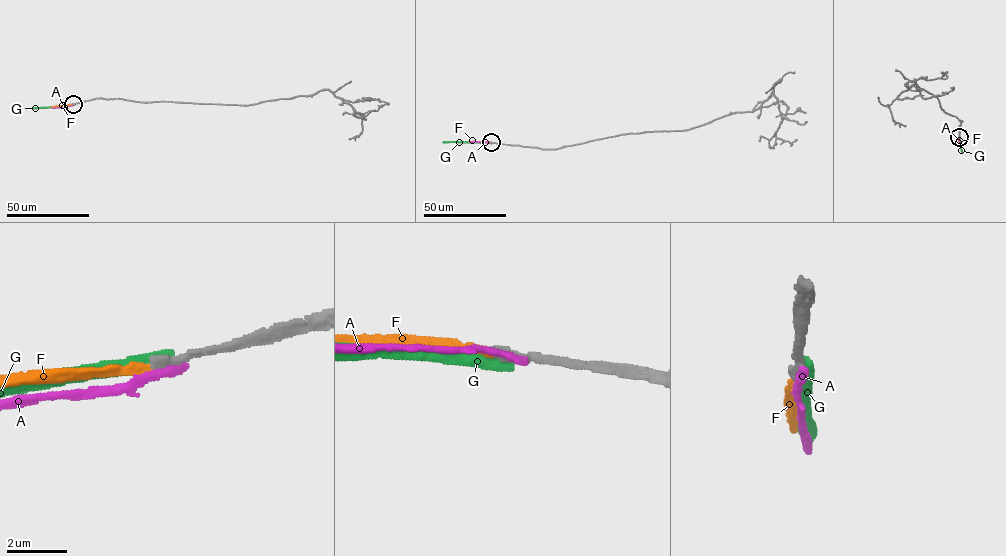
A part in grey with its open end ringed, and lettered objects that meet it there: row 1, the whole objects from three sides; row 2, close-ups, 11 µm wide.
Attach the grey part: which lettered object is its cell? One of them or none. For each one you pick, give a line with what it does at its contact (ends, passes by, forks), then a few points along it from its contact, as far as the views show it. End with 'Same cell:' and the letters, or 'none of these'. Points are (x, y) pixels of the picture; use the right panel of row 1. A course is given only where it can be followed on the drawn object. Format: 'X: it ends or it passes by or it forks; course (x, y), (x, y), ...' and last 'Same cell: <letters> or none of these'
F: it ends
Same cell: F

